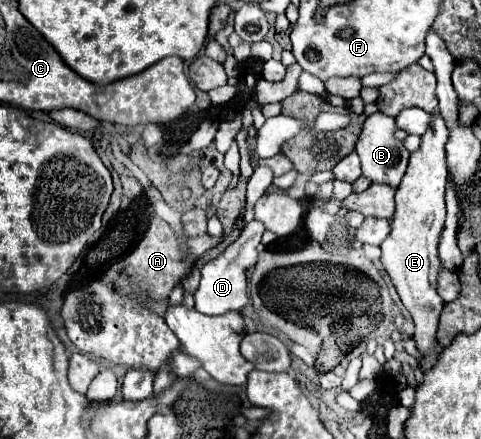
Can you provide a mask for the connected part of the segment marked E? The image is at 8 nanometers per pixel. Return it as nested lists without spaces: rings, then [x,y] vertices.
[[[440,112],[432,114],[430,128],[422,136],[422,144],[416,152],[410,154],[408,170],[396,192],[396,214],[390,220],[390,234],[380,244],[382,248],[382,266],[390,276],[404,308],[410,312],[416,332],[414,340],[426,360],[422,362],[422,370],[434,366],[440,346],[436,342],[438,318],[444,308],[444,300],[438,296],[438,272],[444,270],[442,260],[438,258],[438,242],[444,230],[446,206],[444,206],[444,186],[448,178],[446,168],[446,140],[450,138],[450,130],[446,120],[442,120]]]

